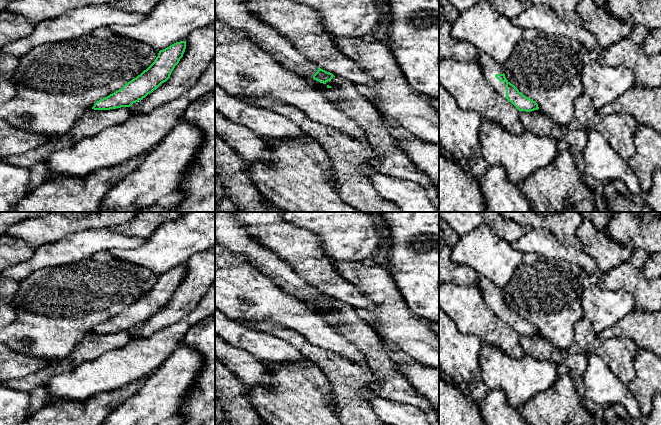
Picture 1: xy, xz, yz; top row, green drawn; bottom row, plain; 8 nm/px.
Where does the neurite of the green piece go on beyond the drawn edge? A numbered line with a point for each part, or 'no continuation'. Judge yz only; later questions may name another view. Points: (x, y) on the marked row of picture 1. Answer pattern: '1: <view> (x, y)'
1: yz (490, 68)

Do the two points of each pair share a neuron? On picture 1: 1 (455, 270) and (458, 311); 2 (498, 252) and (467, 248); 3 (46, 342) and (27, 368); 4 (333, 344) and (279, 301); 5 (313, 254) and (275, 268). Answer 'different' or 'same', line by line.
1: different
2: same
3: different
4: same
5: different

